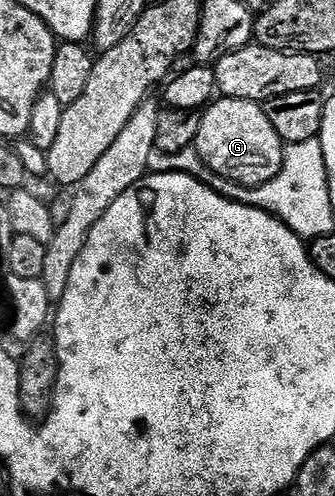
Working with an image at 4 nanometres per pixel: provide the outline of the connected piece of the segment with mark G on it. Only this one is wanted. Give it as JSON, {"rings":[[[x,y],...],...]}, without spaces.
{"rings":[[[218,97],[201,112],[200,133],[196,133],[193,148],[198,156],[220,177],[245,187],[259,187],[284,165],[287,144],[276,133],[268,113],[261,103]]]}

